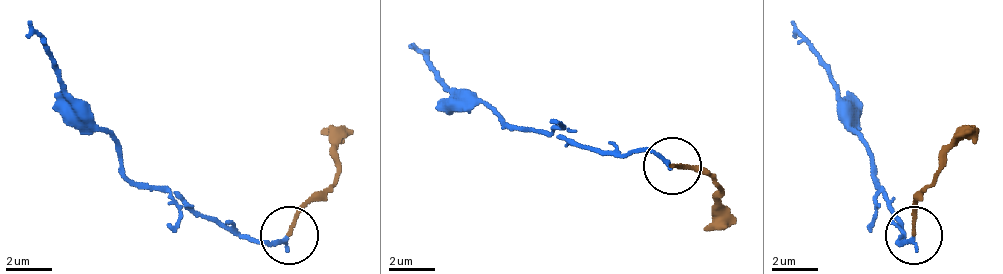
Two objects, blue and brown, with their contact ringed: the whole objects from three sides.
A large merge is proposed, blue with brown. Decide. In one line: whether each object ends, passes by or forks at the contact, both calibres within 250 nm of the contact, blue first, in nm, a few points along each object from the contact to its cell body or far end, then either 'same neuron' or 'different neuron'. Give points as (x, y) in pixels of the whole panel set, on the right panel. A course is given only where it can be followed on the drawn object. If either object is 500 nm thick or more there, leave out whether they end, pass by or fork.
blue ends; brown ends; calibres 190 and 140 nm; course blue (915, 239), (898, 239), (880, 187), (851, 135), (851, 106), (793, 19); course brown (915, 233), (915, 199), (961, 141), (978, 129); same neuron

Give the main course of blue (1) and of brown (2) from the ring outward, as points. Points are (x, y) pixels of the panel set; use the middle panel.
1: (673, 167), (633, 150), (523, 132), (488, 103), (465, 103), (413, 45)
2: (673, 167), (702, 167), (719, 184), (719, 213), (702, 230)

